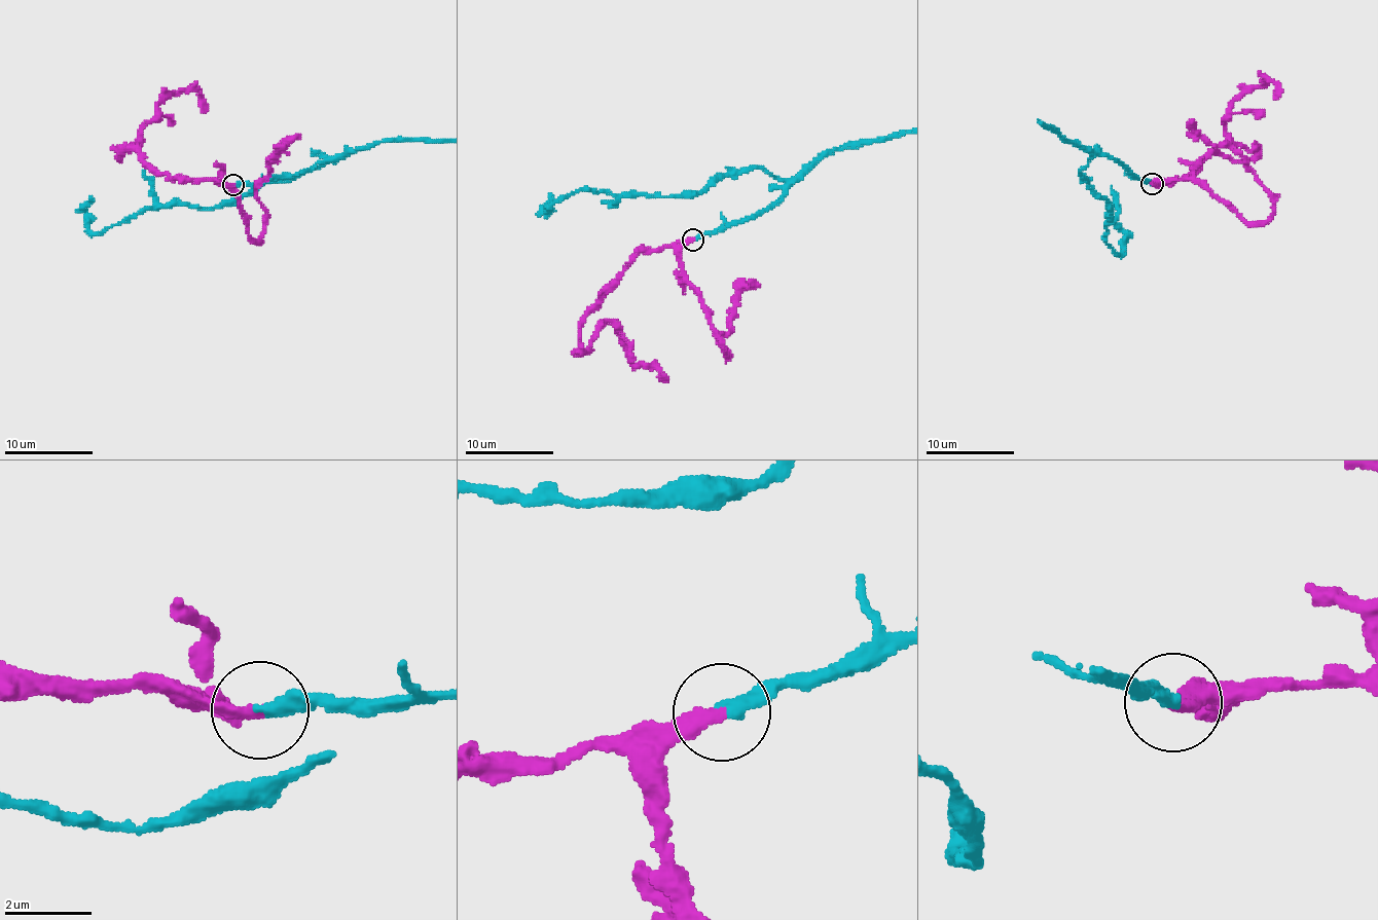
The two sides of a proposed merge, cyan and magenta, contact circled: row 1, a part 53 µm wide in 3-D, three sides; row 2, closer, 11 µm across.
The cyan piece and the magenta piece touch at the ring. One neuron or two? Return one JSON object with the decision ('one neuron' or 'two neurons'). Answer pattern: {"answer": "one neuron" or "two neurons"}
{"answer": "one neuron"}

